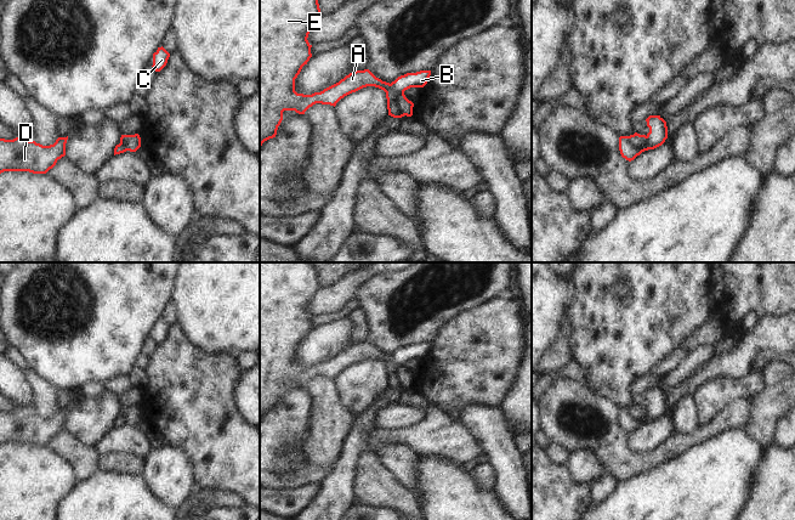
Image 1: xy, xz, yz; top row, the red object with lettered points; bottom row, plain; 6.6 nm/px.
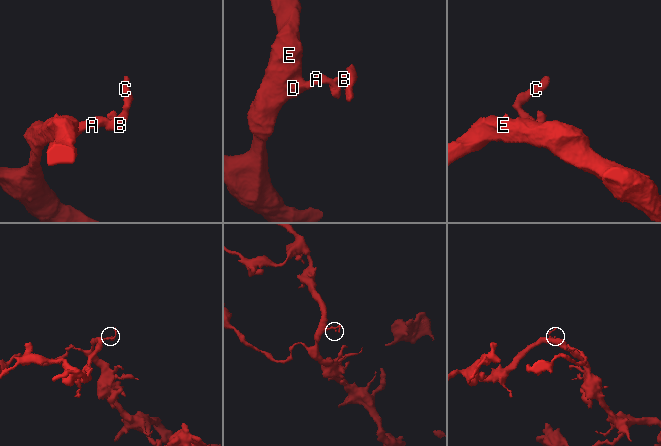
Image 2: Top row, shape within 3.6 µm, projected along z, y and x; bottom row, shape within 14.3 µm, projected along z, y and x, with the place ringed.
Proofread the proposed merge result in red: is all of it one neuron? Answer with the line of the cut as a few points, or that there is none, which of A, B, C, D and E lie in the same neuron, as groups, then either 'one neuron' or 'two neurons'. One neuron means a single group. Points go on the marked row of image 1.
yz (626, 136), (635, 146), (645, 147) | A D E / B C | two neurons

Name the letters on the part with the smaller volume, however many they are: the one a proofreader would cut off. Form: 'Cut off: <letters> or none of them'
Cut off: B, C

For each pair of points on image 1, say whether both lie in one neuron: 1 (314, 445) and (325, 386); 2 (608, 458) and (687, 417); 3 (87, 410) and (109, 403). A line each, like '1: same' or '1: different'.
1: same
2: different
3: same

